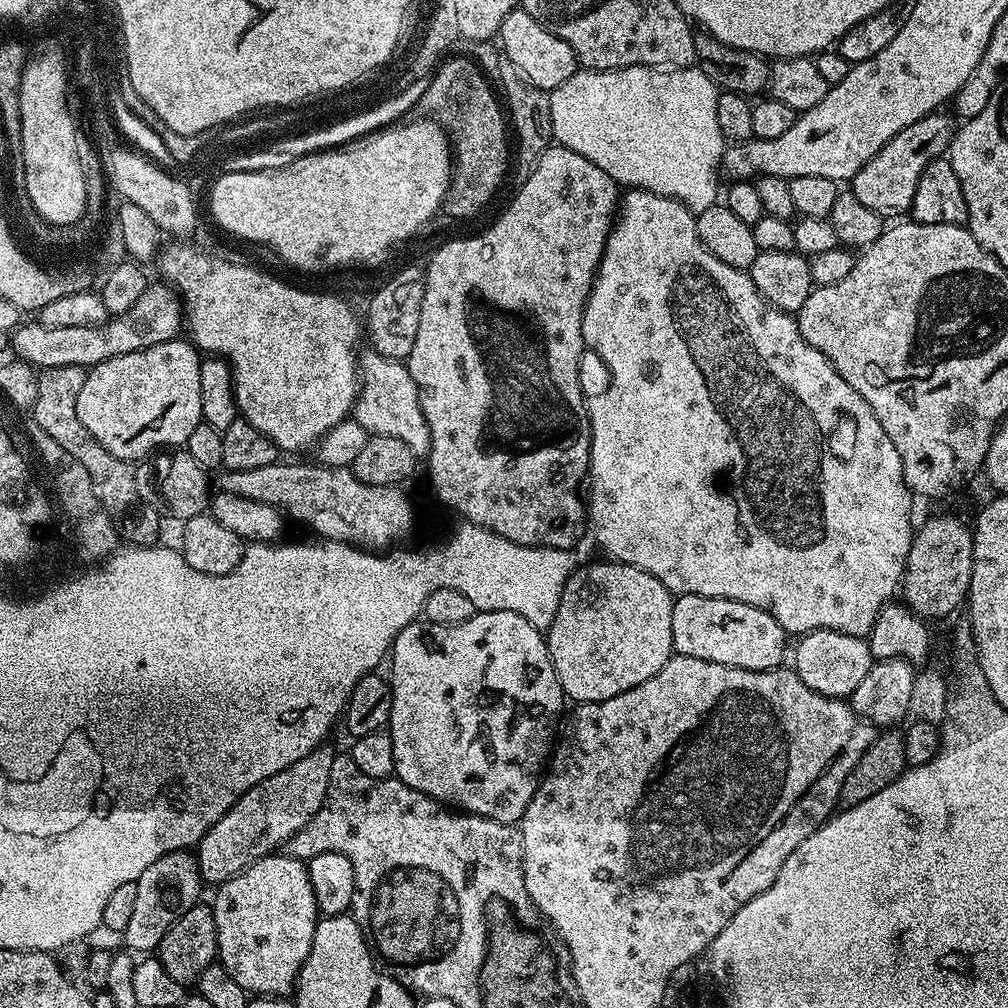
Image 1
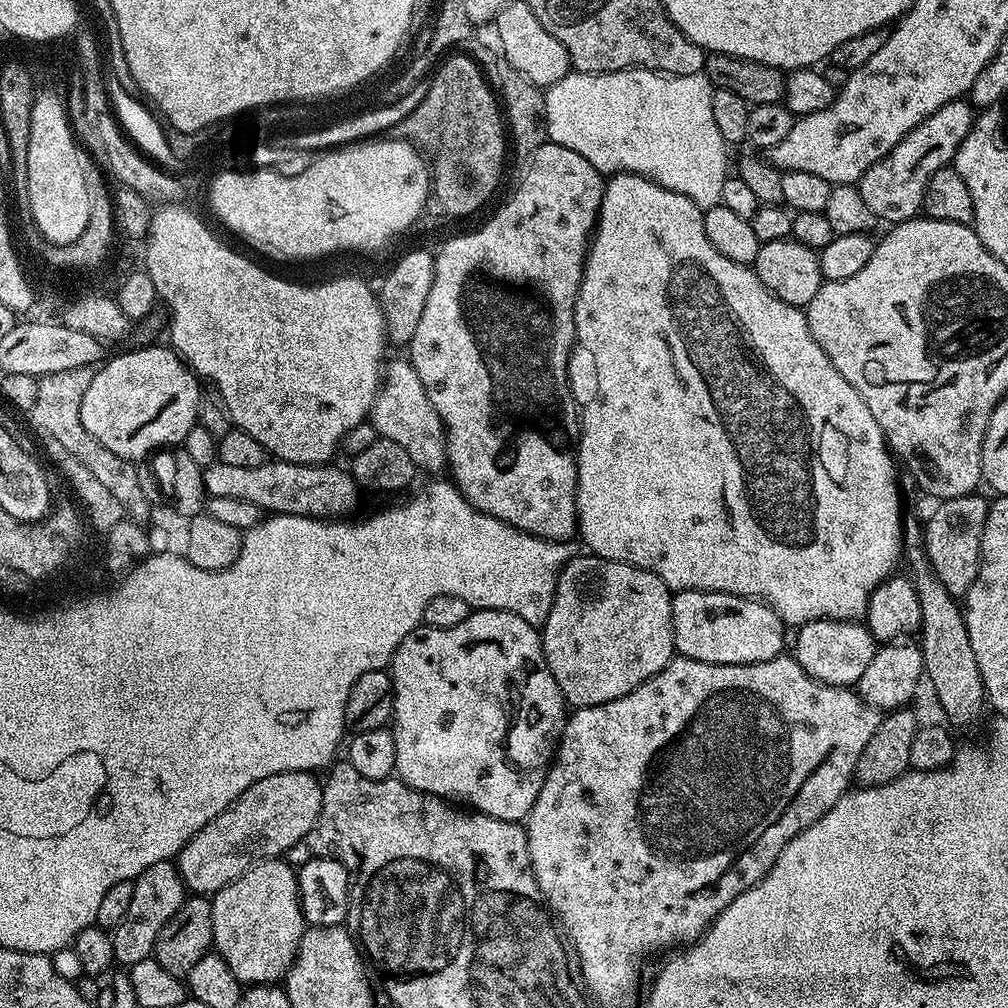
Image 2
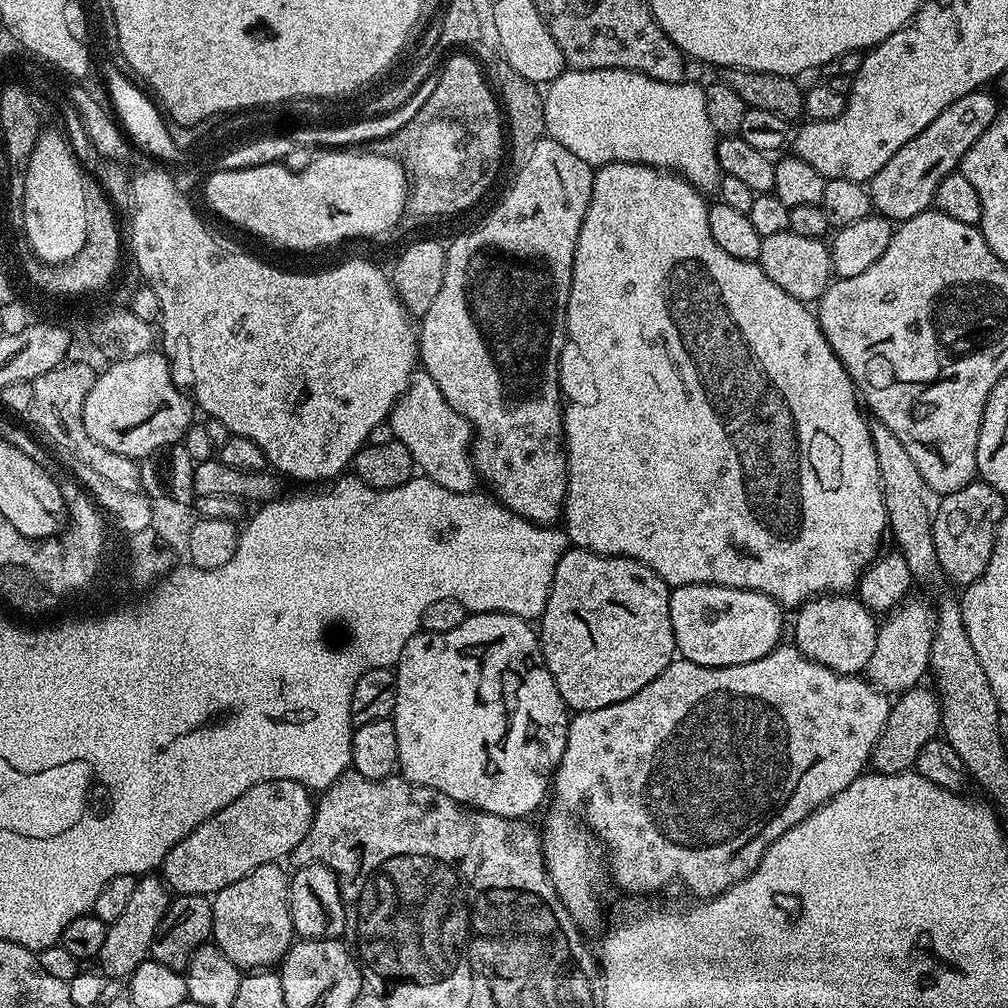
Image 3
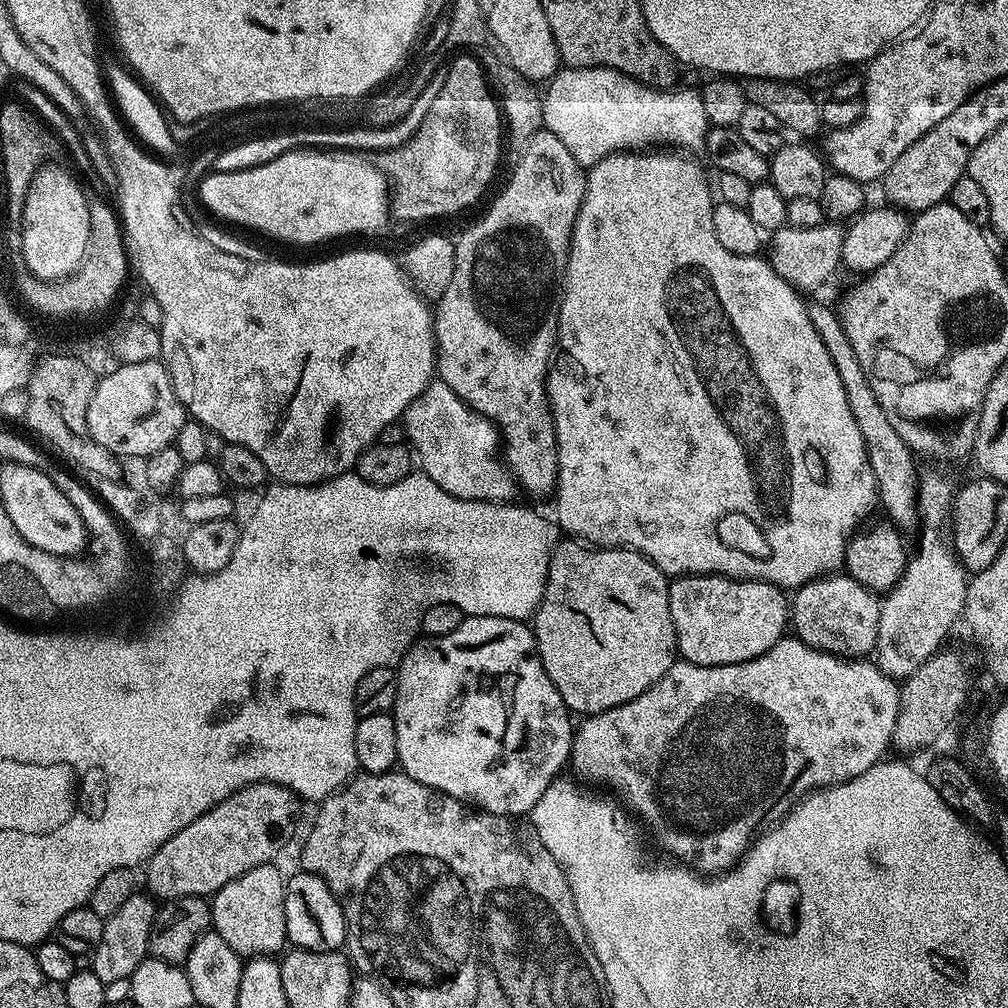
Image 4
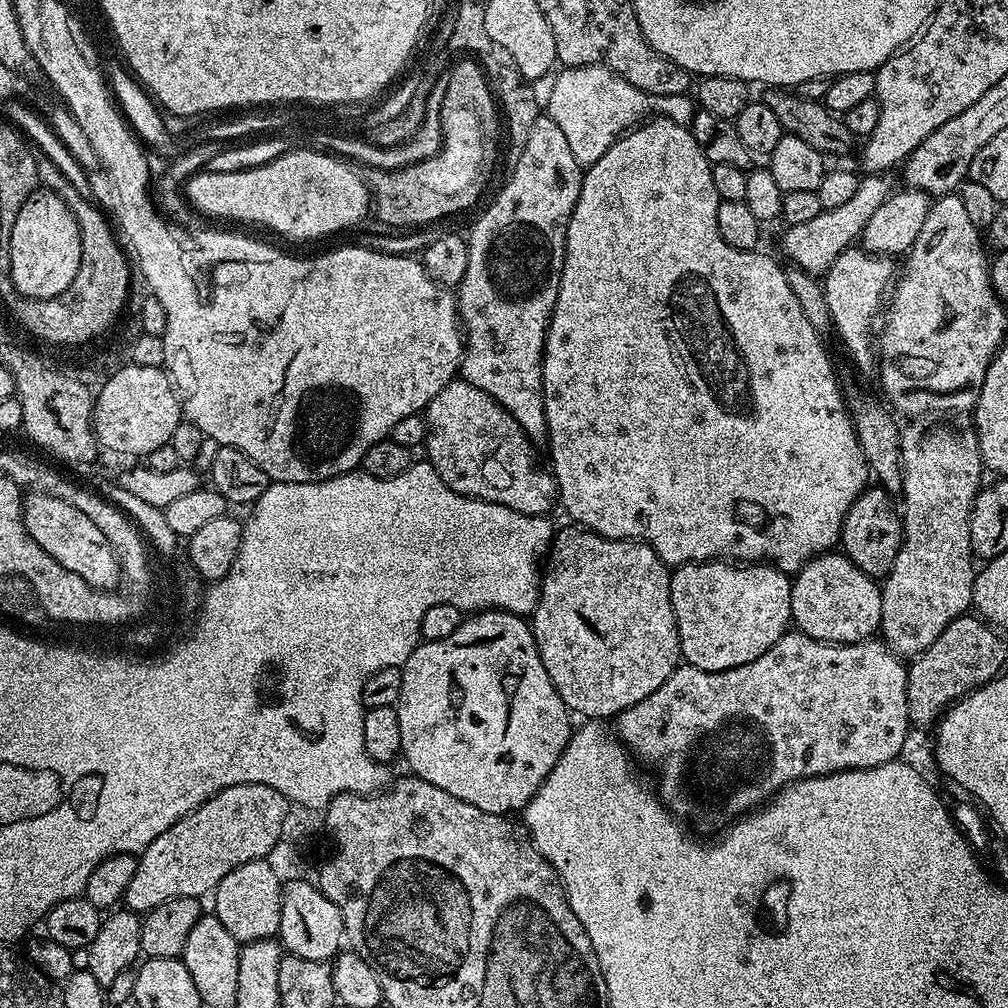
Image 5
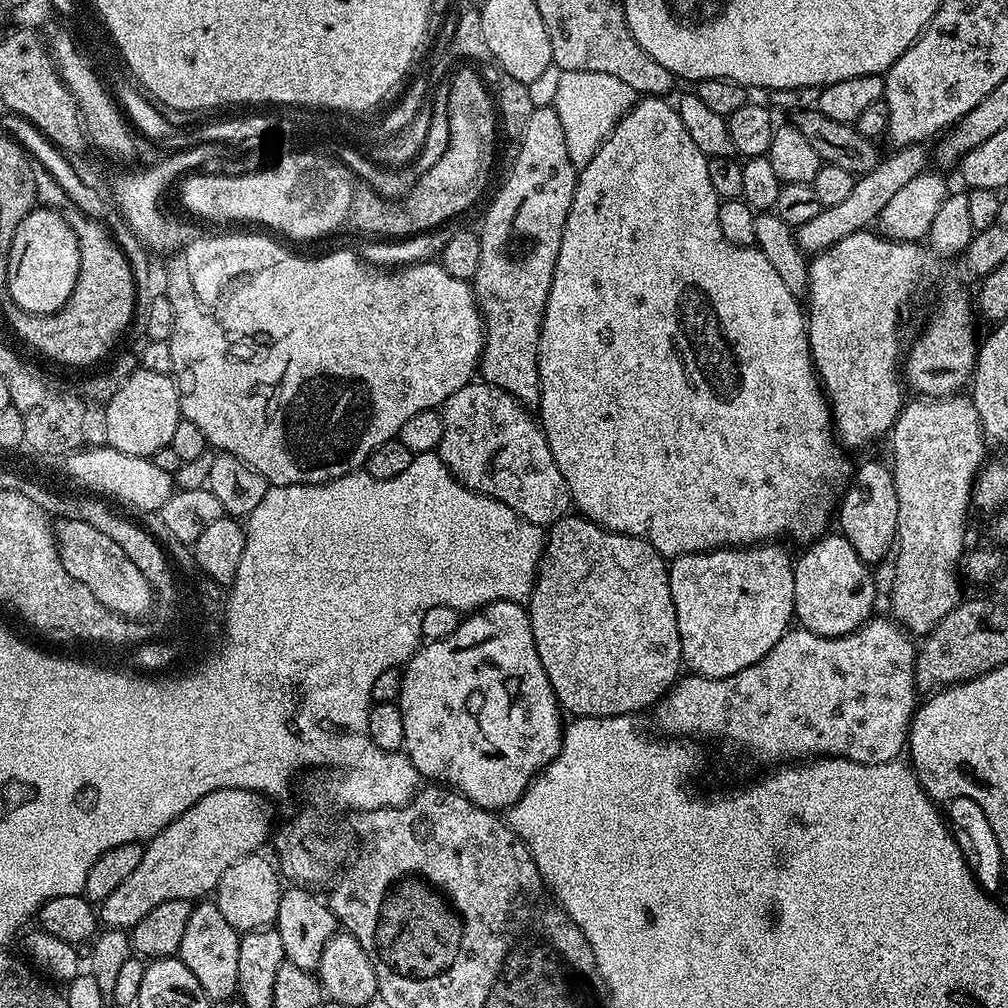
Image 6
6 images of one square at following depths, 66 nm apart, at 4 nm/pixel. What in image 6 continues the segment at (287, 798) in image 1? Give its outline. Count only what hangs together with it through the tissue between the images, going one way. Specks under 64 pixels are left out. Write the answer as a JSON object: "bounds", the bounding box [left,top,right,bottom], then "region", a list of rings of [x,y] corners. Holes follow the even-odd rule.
{"bounds":[98,788,272,930],"region":[[[246,788],[214,790],[186,810],[153,840],[147,841],[142,862],[114,894],[99,901],[98,920],[105,929],[131,930],[154,906],[171,900],[199,901],[215,893],[218,882],[234,862],[259,853],[270,840],[272,816],[263,795]]]}

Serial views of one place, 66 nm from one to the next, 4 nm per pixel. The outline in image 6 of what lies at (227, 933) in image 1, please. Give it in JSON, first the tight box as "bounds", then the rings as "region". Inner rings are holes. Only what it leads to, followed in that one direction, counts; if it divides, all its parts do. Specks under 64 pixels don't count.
{"bounds":[214,854,282,932],"region":[[[253,854],[234,862],[234,866],[222,874],[214,893],[214,903],[237,932],[257,932],[259,928],[275,925],[281,891],[282,876],[277,865],[271,859],[268,861],[264,854]]]}

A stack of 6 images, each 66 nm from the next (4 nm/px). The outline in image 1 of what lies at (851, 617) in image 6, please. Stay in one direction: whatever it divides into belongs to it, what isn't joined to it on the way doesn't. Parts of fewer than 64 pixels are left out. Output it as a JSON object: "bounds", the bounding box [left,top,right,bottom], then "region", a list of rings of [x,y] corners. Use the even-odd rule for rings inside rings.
{"bounds":[794,628,874,697],"region":[[[819,628],[813,632],[803,633],[797,640],[800,641],[796,644],[796,664],[794,663],[794,670],[798,674],[798,678],[802,678],[802,682],[807,688],[823,696],[851,697],[852,692],[858,690],[858,682],[862,682],[862,678],[866,678],[866,674],[874,663],[872,652],[868,648],[867,639],[862,636],[851,636],[850,634]]]}

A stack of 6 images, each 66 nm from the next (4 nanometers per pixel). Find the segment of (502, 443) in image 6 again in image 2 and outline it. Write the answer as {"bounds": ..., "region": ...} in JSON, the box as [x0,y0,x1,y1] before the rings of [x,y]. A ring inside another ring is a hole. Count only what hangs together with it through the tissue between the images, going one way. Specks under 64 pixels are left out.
{"bounds":[370,360,448,472],"region":[[[396,360],[387,365],[382,376],[382,387],[377,395],[376,401],[372,404],[370,423],[376,428],[380,438],[390,442],[398,442],[406,454],[416,463],[417,469],[428,472],[444,472],[446,468],[446,457],[448,455],[448,433],[444,430],[444,423],[434,410],[430,398],[426,394],[426,386],[422,386],[422,378],[418,378],[418,370],[407,360]]]}

